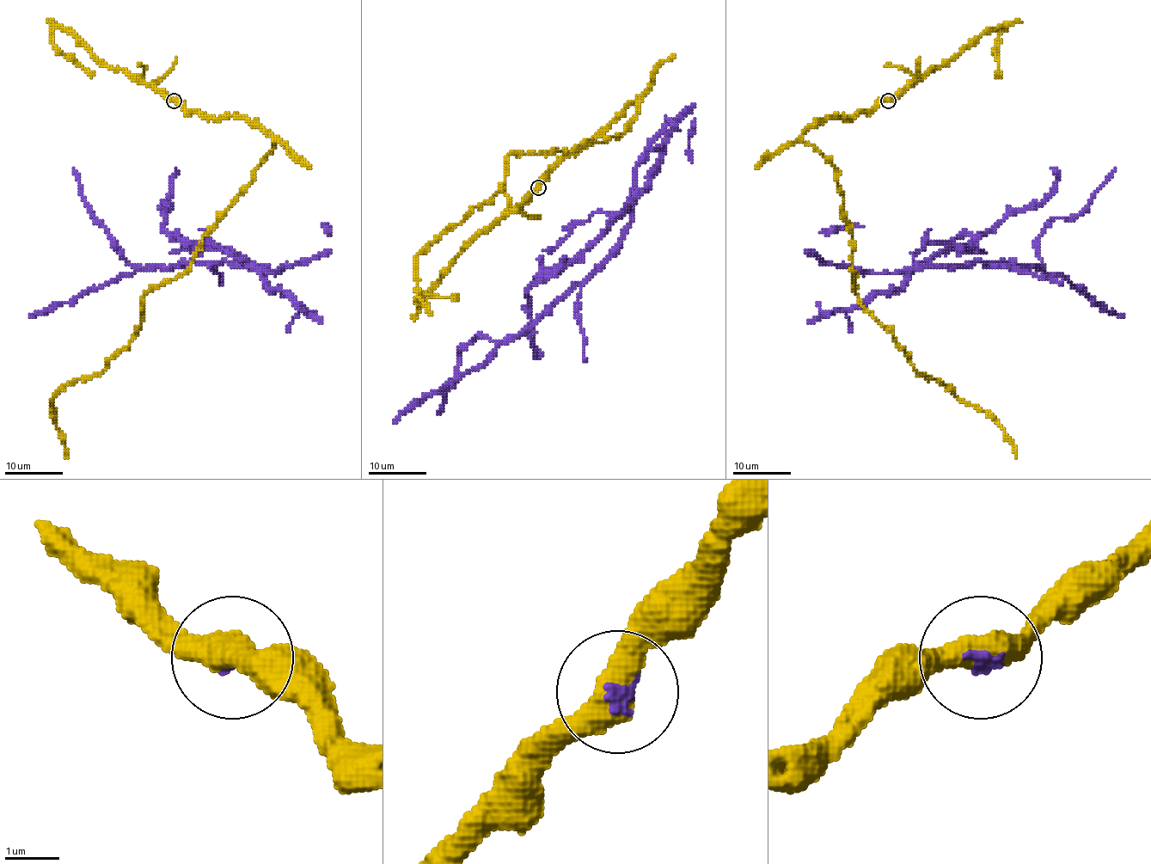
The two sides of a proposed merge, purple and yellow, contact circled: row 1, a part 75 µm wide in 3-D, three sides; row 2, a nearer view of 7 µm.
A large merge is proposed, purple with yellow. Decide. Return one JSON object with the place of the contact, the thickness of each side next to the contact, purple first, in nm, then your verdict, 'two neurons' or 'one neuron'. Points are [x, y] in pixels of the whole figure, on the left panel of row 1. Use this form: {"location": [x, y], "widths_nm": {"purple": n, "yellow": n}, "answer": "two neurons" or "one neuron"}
{"location": [174, 101], "widths_nm": {"purple": 130, "yellow": 500}, "answer": "one neuron"}

